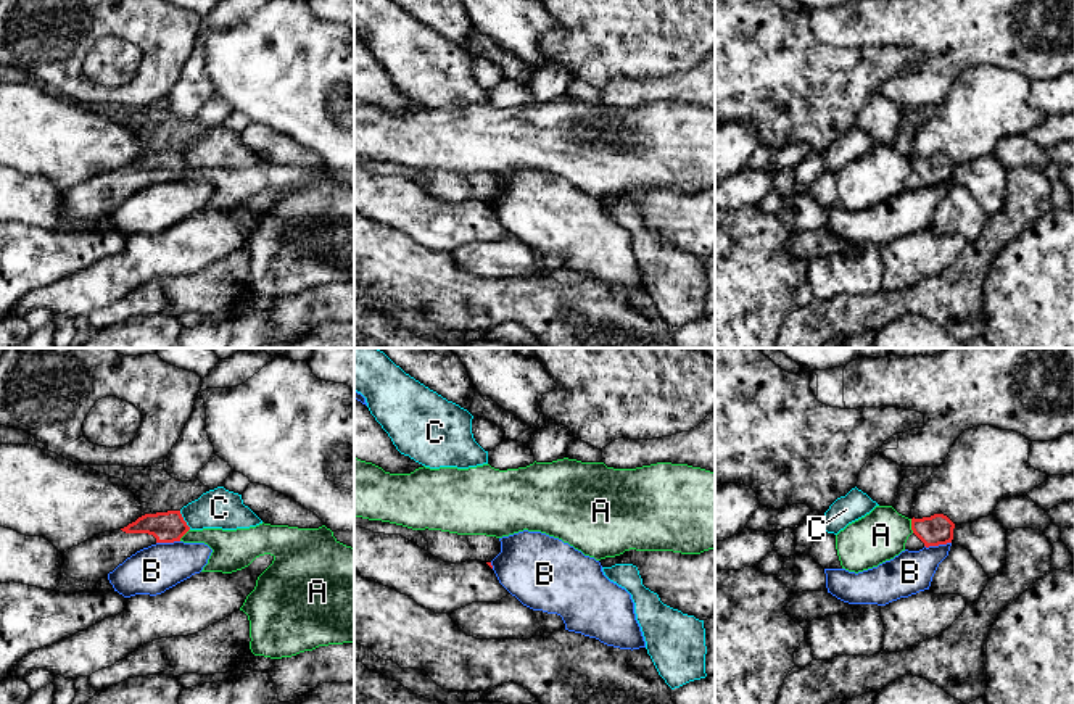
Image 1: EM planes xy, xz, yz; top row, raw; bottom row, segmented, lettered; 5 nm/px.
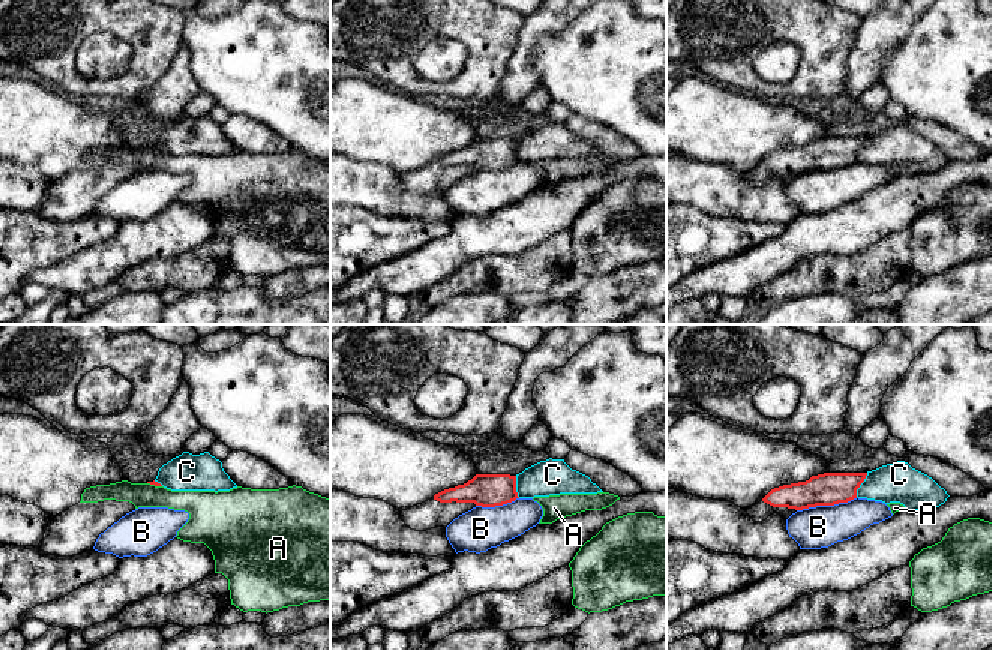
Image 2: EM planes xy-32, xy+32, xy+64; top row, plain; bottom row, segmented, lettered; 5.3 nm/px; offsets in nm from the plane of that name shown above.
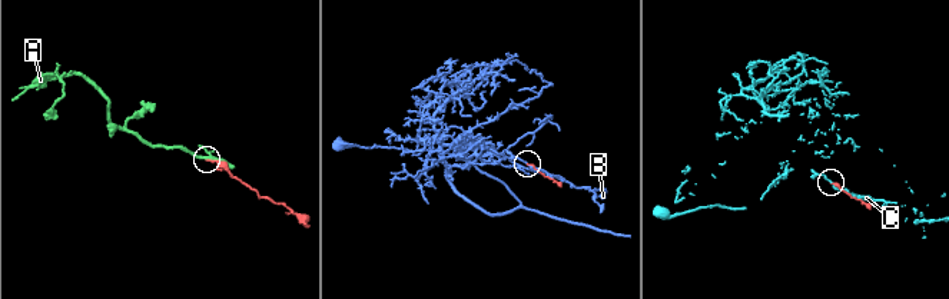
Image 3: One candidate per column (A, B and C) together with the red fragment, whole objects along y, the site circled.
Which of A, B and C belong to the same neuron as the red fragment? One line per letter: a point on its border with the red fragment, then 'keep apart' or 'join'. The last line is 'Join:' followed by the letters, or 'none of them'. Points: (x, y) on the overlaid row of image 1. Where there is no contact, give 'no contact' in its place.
A: contact yz (912, 525); keep apart
B: contact yz (937, 545); keep apart
C: contact xy (184, 521); keep apart
Join: none of them

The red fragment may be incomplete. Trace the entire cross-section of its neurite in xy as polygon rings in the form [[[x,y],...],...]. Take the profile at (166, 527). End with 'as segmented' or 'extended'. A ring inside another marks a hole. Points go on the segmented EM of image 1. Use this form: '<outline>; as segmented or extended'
[[[180,511],[145,514],[121,530],[100,533],[64,553],[56,593],[92,591],[93,586],[137,551],[174,543],[190,530]]]; extended

